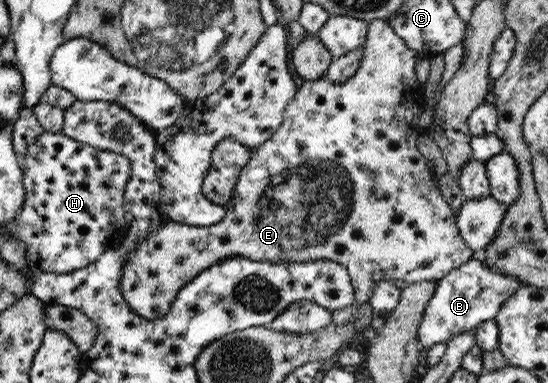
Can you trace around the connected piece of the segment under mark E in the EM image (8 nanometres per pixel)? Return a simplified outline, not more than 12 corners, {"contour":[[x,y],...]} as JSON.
{"contour":[[369,22],[345,82],[306,80],[226,215],[127,255],[162,319],[232,256],[380,280],[477,256],[416,145],[420,56]]}

